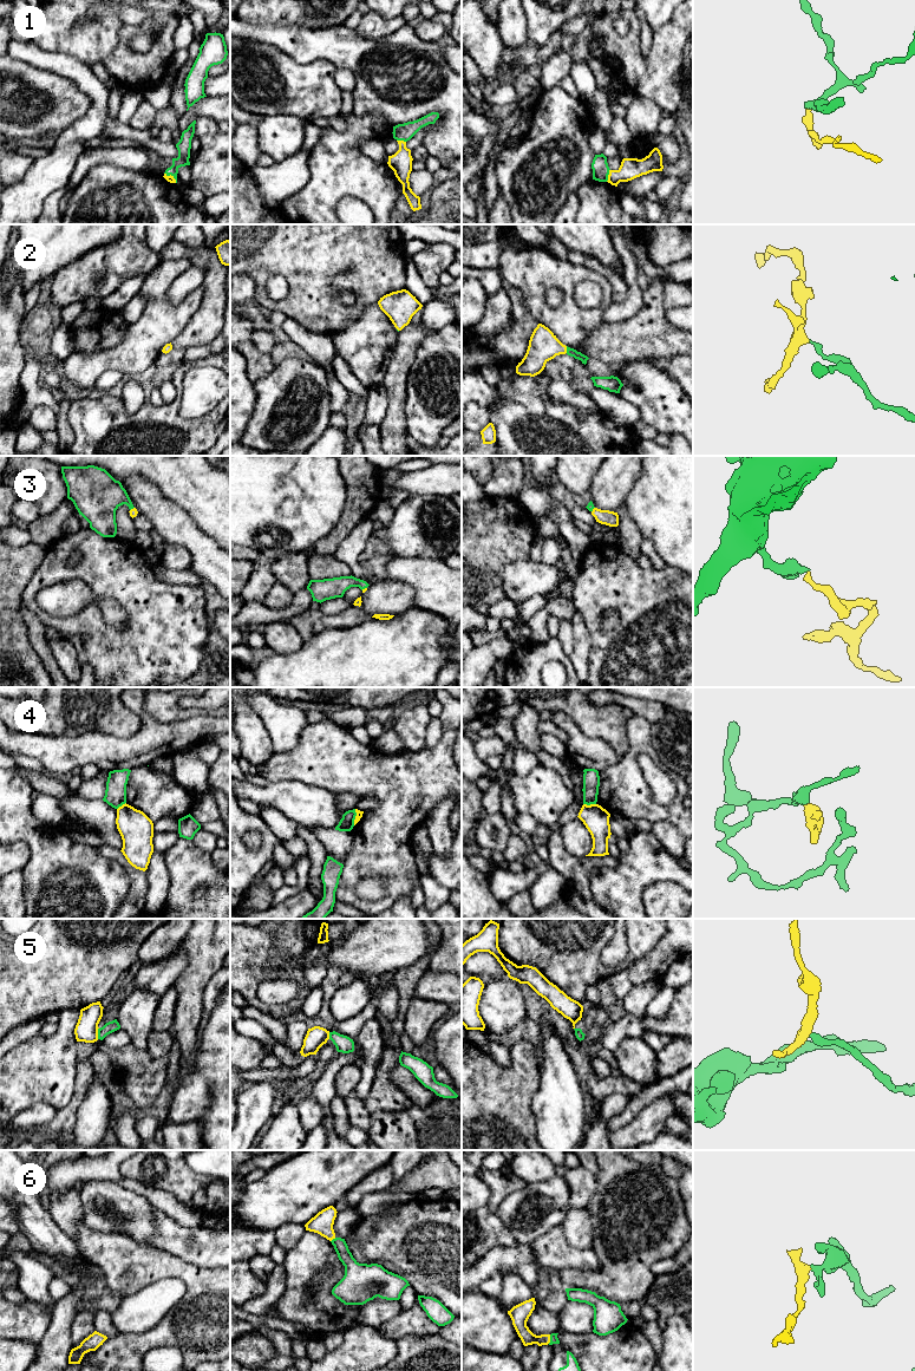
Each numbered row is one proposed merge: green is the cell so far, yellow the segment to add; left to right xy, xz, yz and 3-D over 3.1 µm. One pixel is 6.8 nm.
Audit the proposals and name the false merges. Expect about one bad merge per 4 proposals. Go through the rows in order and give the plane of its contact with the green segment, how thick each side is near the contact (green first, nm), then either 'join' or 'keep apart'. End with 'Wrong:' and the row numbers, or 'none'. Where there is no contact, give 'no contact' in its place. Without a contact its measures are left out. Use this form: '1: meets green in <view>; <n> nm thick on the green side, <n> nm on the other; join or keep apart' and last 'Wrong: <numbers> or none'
1: meets green in yz; 110 nm thick on the green side, 140 nm on the other; join
2: meets green in yz; 60 nm thick on the green side, 200 nm on the other; join
3: meets green in xz; 140 nm thick on the green side, 20 nm on the other; join
4: meets green in yz; 110 nm thick on the green side, 180 nm on the other; keep apart
5: meets green in xy; 80 nm thick on the green side, 160 nm on the other; join
6: meets green in yz; 60 nm thick on the green side, 100 nm on the other; join
Wrong: 4

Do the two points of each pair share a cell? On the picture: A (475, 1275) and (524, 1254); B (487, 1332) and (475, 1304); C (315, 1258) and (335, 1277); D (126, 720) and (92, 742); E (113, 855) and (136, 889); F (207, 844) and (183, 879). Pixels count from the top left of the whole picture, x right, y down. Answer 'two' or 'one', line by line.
A: one
B: one
C: one
D: two
E: one
F: two

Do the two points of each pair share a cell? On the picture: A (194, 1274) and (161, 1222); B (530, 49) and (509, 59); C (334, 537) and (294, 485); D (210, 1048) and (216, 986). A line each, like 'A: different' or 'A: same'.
A: different
B: same
C: different
D: different

